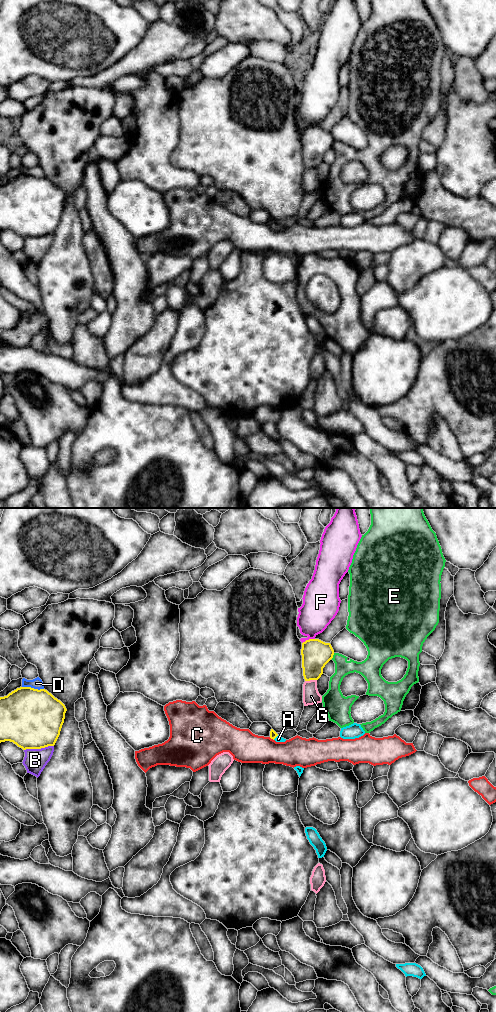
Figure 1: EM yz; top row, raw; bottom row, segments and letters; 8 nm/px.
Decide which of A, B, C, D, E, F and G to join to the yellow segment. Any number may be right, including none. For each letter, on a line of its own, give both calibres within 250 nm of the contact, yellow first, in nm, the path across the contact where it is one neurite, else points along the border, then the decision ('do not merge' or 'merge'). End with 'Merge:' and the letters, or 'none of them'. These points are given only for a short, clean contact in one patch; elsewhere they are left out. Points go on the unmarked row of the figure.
A: calibres 60 and 50 nm; way yz (273, 222), (275, 225), (278, 227); merge
B: calibres 480 and 190 nm; do not merge
C: calibres 60 and 260 nm; do not merge
D: calibres 480 and 90 nm; do not merge
E: calibres 220 and 130 nm; do not merge
F: calibres 220 and 280 nm; do not merge
G: calibres 220 and 130 nm; do not merge
Merge: A

